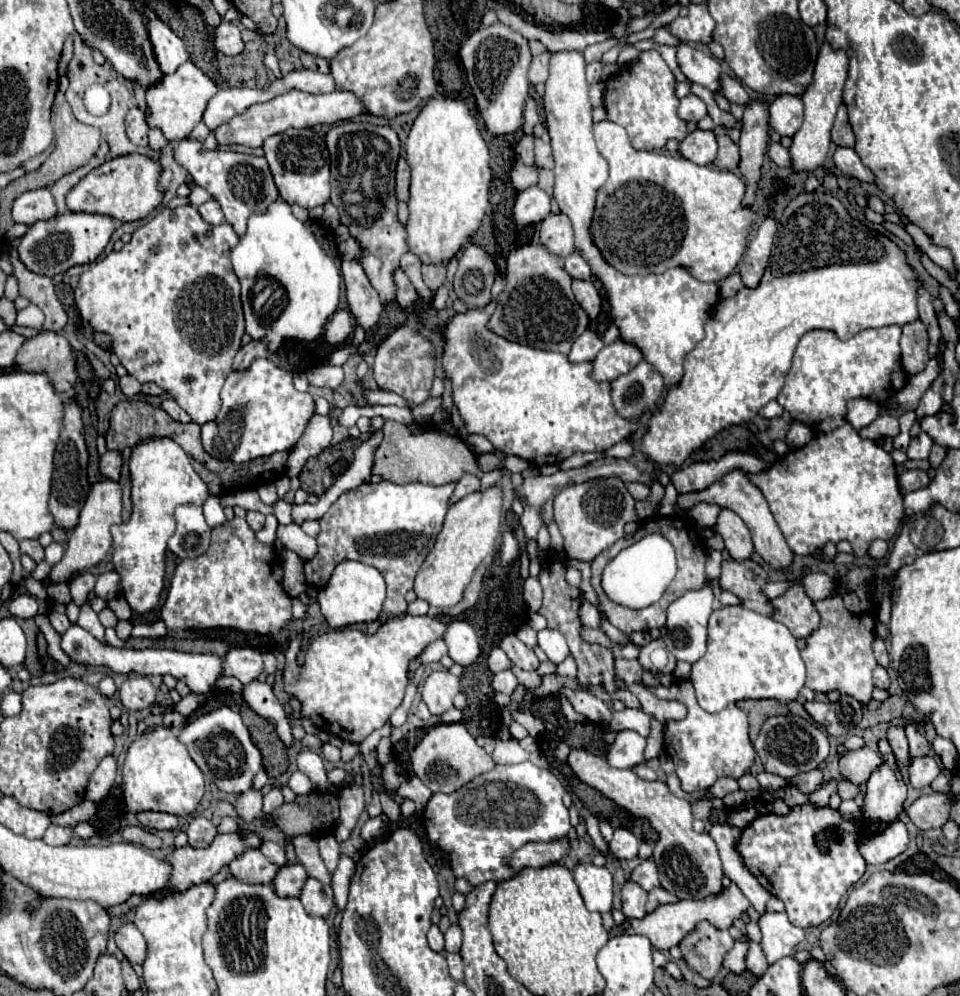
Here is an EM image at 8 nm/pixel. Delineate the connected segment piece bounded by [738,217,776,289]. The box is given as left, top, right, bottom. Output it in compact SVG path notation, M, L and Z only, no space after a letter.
M766 217L760 223L756 237L752 239L744 259L738 265L738 273L742 277L744 287L750 287L750 289L758 287L758 283L760 283L762 275L764 275L764 269L768 265L774 233L776 233L776 221L772 217Z

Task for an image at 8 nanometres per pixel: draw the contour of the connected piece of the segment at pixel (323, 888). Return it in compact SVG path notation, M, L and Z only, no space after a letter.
M308 877L302 893L300 893L300 901L304 905L304 909L310 915L318 915L318 917L328 917L330 909L332 909L332 887L320 883L314 877Z

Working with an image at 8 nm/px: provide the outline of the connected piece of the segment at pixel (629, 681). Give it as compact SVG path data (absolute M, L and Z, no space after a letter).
M616 659L616 675L626 683L626 689L636 693L636 681L642 679L642 665L638 659Z

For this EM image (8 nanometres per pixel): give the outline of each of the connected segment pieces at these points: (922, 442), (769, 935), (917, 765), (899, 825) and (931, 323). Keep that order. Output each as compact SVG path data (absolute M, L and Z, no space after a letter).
M922 431L922 435L918 435L910 441L910 447L908 447L906 455L910 459L928 459L930 449L932 449L932 439Z
M764 913L764 915L760 915L758 925L762 931L760 947L766 955L768 965L778 961L780 957L794 955L796 947L806 941L804 929L794 927L788 921L786 913Z
M918 757L918 759L912 759L910 761L910 767L908 767L908 773L910 773L910 783L914 789L922 789L922 787L928 787L940 773L940 765L938 761L934 761L932 757Z
M894 821L882 833L864 837L858 847L860 847L862 857L870 865L880 865L880 863L886 863L888 859L900 855L906 849L908 841L910 841L910 837L908 837L906 825L902 821Z
M920 287L916 289L916 295L918 295L918 315L920 315L920 321L926 325L928 329L928 335L930 335L930 355L934 355L938 351L938 339L940 339L940 327L938 327L938 321L936 321L936 313L934 313L934 307L932 307L932 297L922 291Z

